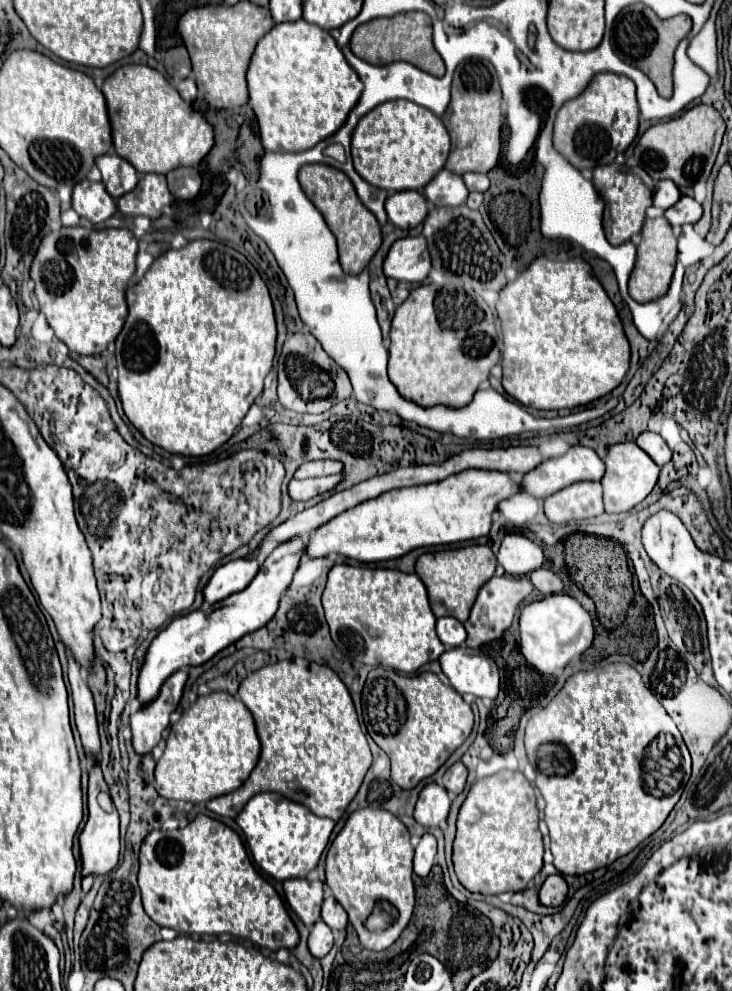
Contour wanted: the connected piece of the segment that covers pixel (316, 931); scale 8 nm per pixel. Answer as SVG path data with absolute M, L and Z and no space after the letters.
M315 922L315 926L313 926L313 930L311 930L311 934L309 934L309 942L307 942L307 946L309 946L309 952L311 952L311 956L315 956L315 958L323 958L329 950L331 950L331 946L333 946L333 934L331 934L331 928L325 924L325 922Z

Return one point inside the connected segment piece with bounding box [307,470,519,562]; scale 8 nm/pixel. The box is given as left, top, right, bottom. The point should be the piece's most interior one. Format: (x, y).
(459, 508)

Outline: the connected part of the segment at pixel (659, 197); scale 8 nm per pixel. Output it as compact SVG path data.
M659 180L655 184L655 194L653 194L653 204L667 210L671 208L677 200L681 198L681 192L679 188L671 182L671 180Z

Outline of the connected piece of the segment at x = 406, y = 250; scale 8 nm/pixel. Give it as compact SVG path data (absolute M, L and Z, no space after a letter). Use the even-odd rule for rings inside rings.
M409 236L393 242L383 262L385 276L403 282L423 282L429 268L431 268L431 260L423 236L417 238Z

